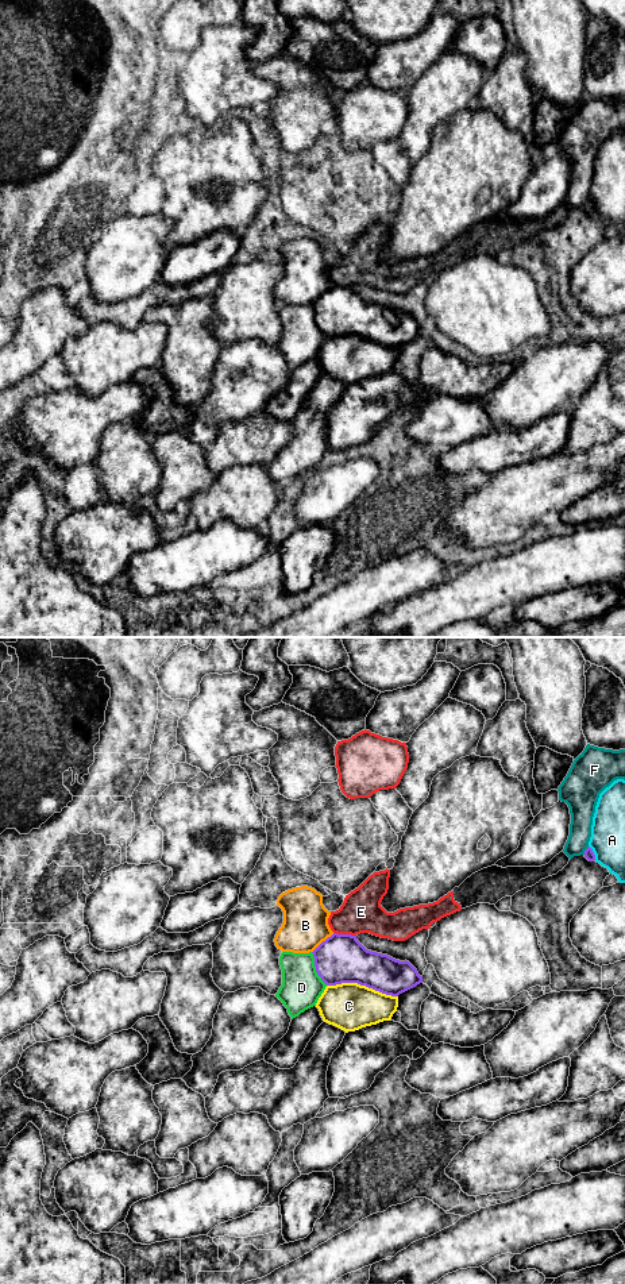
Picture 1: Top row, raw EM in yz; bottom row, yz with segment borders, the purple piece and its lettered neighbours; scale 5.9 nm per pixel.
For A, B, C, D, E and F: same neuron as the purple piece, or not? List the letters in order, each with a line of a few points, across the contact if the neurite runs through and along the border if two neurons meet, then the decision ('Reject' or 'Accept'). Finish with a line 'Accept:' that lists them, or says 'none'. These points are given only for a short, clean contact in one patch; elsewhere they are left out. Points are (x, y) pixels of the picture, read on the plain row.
A: Line: yz (589, 197), (595, 211). Reject
B: Reject
C: Reject
D: Reject
E: Reject
F: Reject
Accept: none

